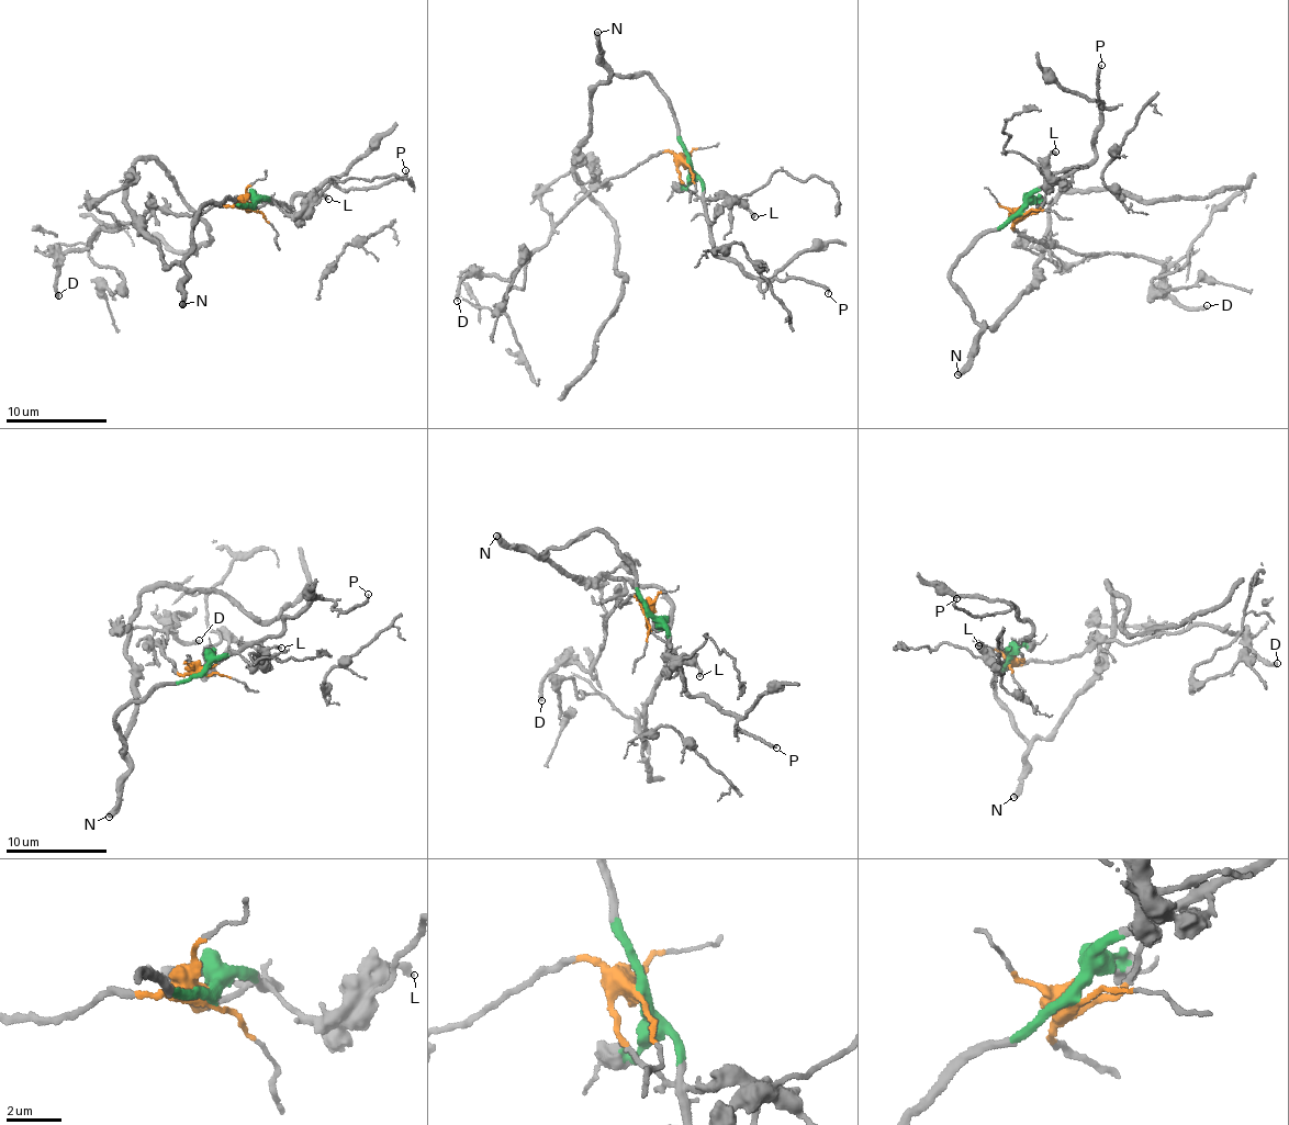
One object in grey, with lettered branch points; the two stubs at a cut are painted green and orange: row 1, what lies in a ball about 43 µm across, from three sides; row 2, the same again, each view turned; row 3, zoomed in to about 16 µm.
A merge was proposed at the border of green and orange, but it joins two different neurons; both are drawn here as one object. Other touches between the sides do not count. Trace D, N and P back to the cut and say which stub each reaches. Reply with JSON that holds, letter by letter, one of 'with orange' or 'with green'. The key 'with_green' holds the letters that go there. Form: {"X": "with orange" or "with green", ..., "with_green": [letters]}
{"D": "with orange", "N": "with green", "P": "with green", "with_green": ["N", "P"]}

